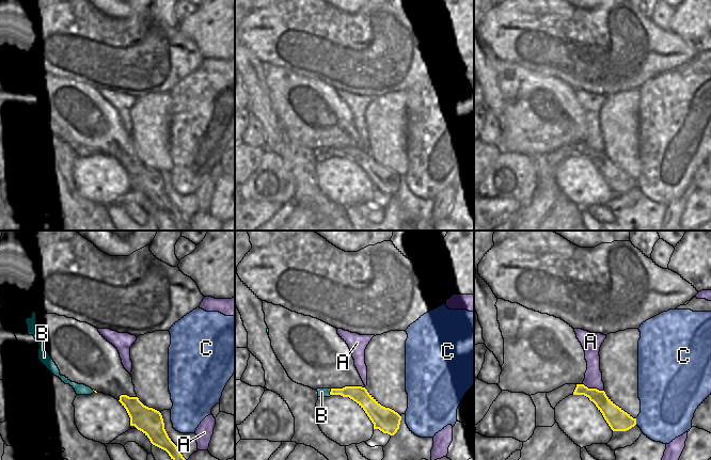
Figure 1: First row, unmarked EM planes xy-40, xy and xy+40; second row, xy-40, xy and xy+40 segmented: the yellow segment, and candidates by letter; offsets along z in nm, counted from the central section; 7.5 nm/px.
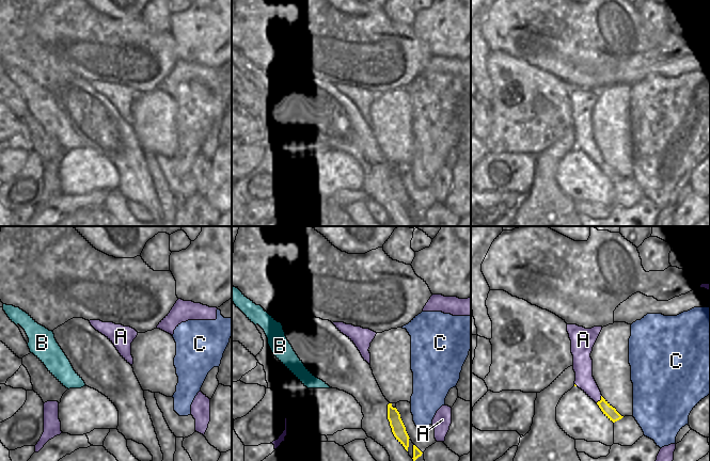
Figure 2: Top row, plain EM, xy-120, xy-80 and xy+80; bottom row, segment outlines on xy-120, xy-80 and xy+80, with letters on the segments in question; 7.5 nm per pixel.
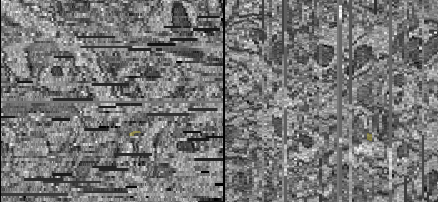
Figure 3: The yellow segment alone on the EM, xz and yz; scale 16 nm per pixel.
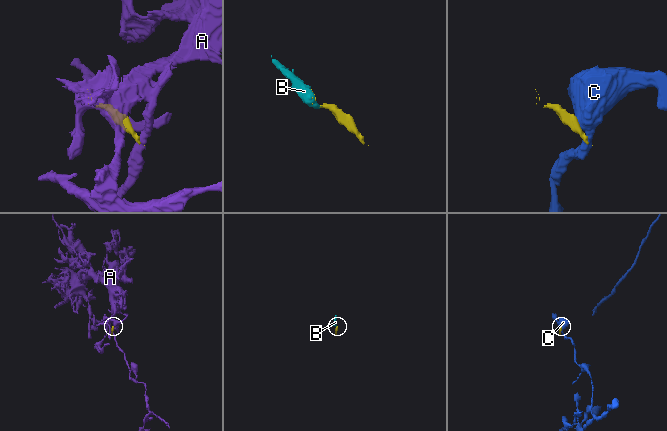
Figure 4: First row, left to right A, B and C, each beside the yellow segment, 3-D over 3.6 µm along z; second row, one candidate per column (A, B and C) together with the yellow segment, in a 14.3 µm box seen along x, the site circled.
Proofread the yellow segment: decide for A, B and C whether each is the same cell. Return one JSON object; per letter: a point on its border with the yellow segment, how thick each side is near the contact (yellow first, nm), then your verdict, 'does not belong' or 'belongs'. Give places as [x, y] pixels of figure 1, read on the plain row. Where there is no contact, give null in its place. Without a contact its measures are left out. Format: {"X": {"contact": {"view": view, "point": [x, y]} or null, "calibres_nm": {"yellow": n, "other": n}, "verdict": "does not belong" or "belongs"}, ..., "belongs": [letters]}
{"A": {"contact": {"view": "xy+40", "point": [594, 149]}, "calibres_nm": {"yellow": 150, "other": 130}, "verdict": "does not belong"}, "B": {"contact": {"view": "xy", "point": [330, 153]}, "calibres_nm": {"yellow": 120, "other": 60}, "verdict": "belongs"}, "C": {"contact": {"view": "xy+40", "point": [635, 183]}, "calibres_nm": {"yellow": 160, "other": 400}, "verdict": "does not belong"}, "belongs": ["B"]}

